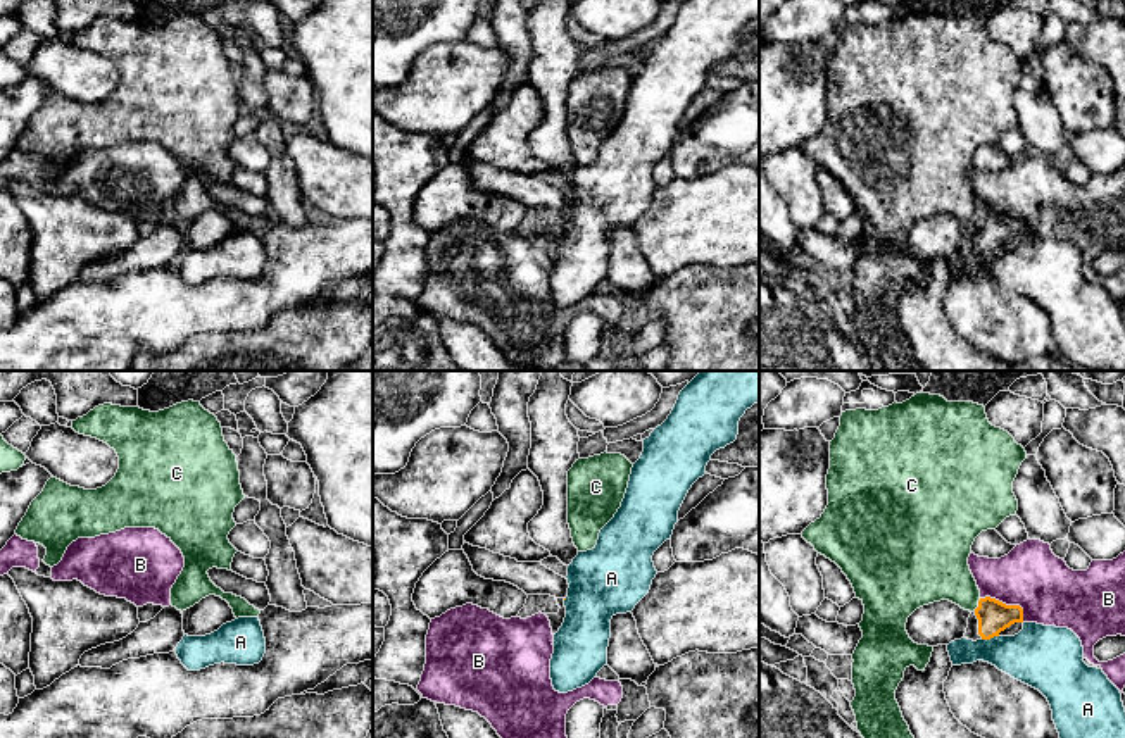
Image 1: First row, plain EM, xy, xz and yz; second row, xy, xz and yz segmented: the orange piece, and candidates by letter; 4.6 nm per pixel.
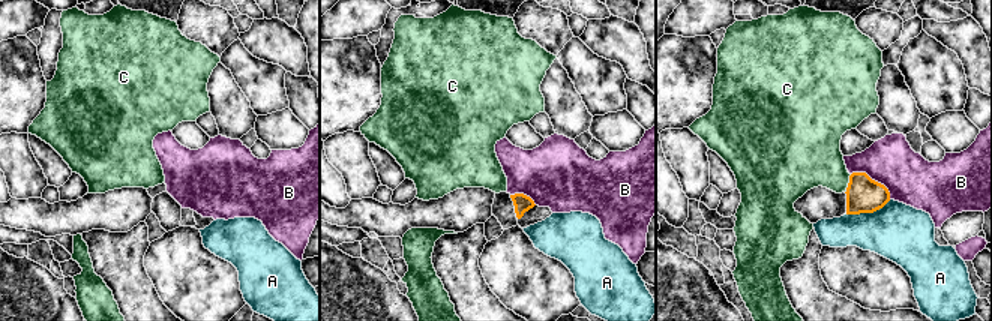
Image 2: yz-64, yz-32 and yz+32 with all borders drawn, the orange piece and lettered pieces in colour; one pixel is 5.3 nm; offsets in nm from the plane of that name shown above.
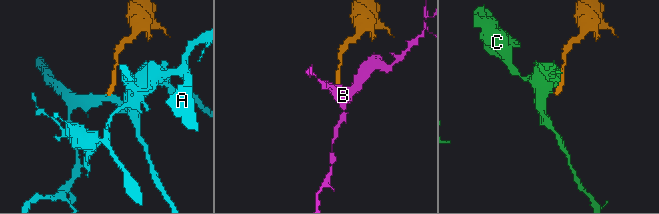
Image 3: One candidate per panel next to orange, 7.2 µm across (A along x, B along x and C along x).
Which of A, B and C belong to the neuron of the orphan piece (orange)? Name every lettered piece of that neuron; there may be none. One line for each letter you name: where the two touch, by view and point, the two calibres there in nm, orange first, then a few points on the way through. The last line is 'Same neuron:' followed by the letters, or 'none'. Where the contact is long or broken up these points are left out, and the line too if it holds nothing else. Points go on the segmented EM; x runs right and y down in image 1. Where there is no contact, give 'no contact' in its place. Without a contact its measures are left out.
Same neuron: none

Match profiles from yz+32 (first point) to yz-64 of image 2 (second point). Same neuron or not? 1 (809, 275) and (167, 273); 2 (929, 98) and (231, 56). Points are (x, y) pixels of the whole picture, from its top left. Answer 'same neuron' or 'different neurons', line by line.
1: different neurons
2: same neuron

